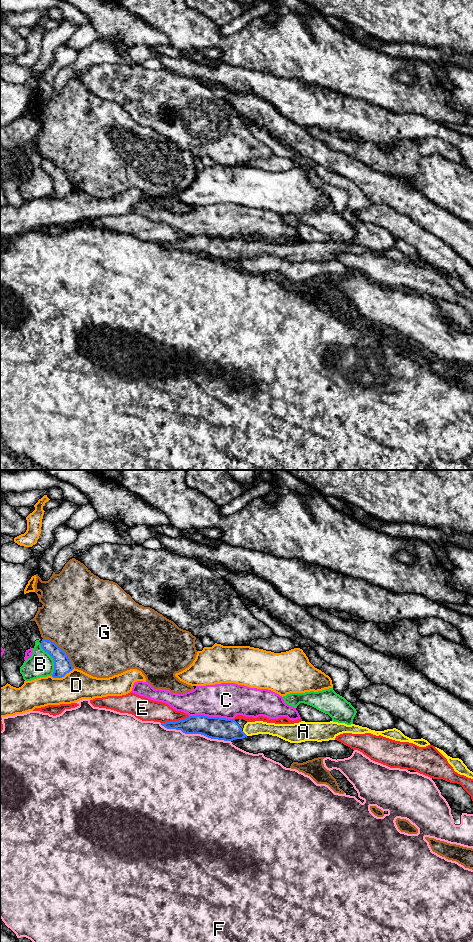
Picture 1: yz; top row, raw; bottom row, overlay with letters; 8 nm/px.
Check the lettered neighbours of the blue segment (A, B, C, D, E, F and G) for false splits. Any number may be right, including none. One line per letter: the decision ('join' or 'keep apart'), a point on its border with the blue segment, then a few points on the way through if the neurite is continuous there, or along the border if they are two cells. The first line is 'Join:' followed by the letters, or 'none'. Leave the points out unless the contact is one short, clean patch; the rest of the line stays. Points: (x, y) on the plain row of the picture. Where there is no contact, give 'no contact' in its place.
Join: A
A: join | yz (244, 253) | across yz (218, 248), (244, 253), (250, 248), (258, 247)
B: keep apart | yz (53, 179)
C: keep apart | yz (210, 237)
D: keep apart | yz (62, 196)
E: keep apart | yz (175, 241)
F: keep apart | yz (195, 253)
G: keep apart | yz (61, 169)

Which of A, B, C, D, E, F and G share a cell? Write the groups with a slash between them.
A / B / C / D / E / F / G

